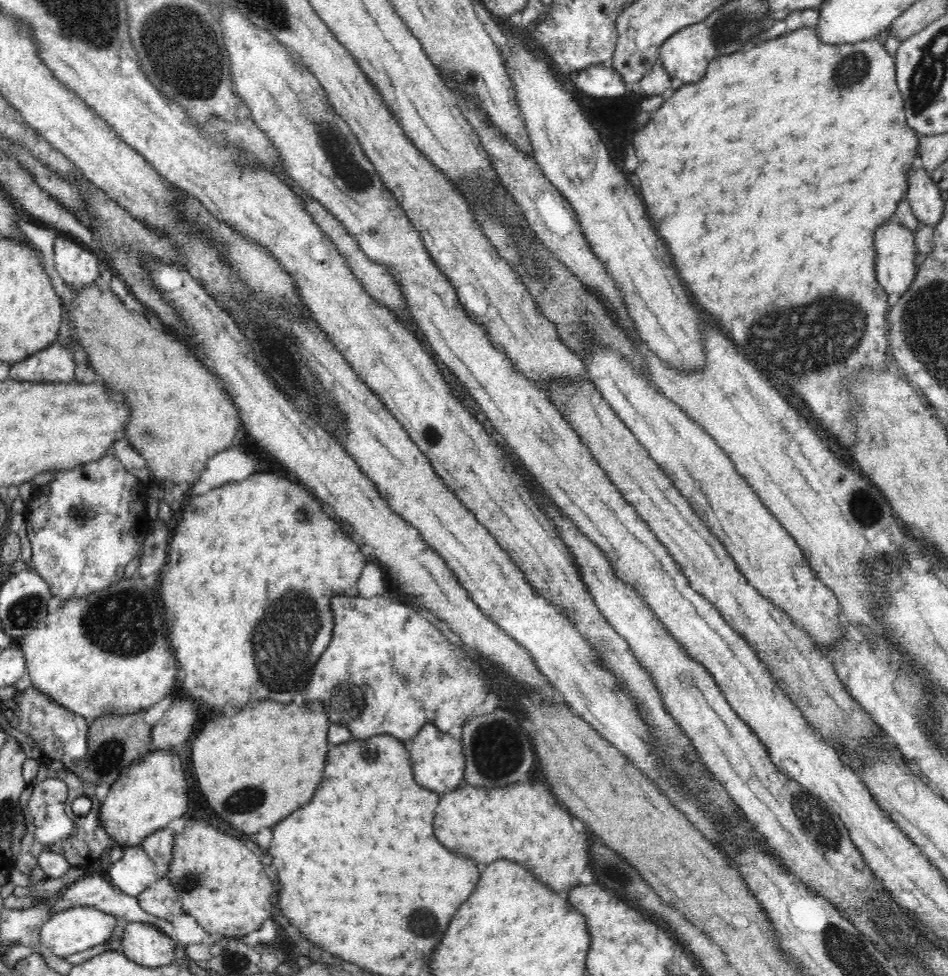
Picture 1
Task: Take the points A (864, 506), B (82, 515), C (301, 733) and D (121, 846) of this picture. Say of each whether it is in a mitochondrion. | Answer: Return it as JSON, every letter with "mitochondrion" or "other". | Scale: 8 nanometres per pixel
{"A":"mitochondrion","B":"mitochondrion","C":"other","D":"other"}

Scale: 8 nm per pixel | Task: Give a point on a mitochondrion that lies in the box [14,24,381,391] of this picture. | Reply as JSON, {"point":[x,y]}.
{"point":[348,169]}

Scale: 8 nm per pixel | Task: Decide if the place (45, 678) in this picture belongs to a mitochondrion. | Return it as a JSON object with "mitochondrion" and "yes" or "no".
{"mitochondrion":"no"}

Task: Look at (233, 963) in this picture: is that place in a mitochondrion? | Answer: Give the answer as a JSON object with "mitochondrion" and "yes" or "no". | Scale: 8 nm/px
{"mitochondrion":"yes"}

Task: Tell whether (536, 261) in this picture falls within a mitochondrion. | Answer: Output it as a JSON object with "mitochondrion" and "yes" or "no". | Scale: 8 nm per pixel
{"mitochondrion":"no"}

